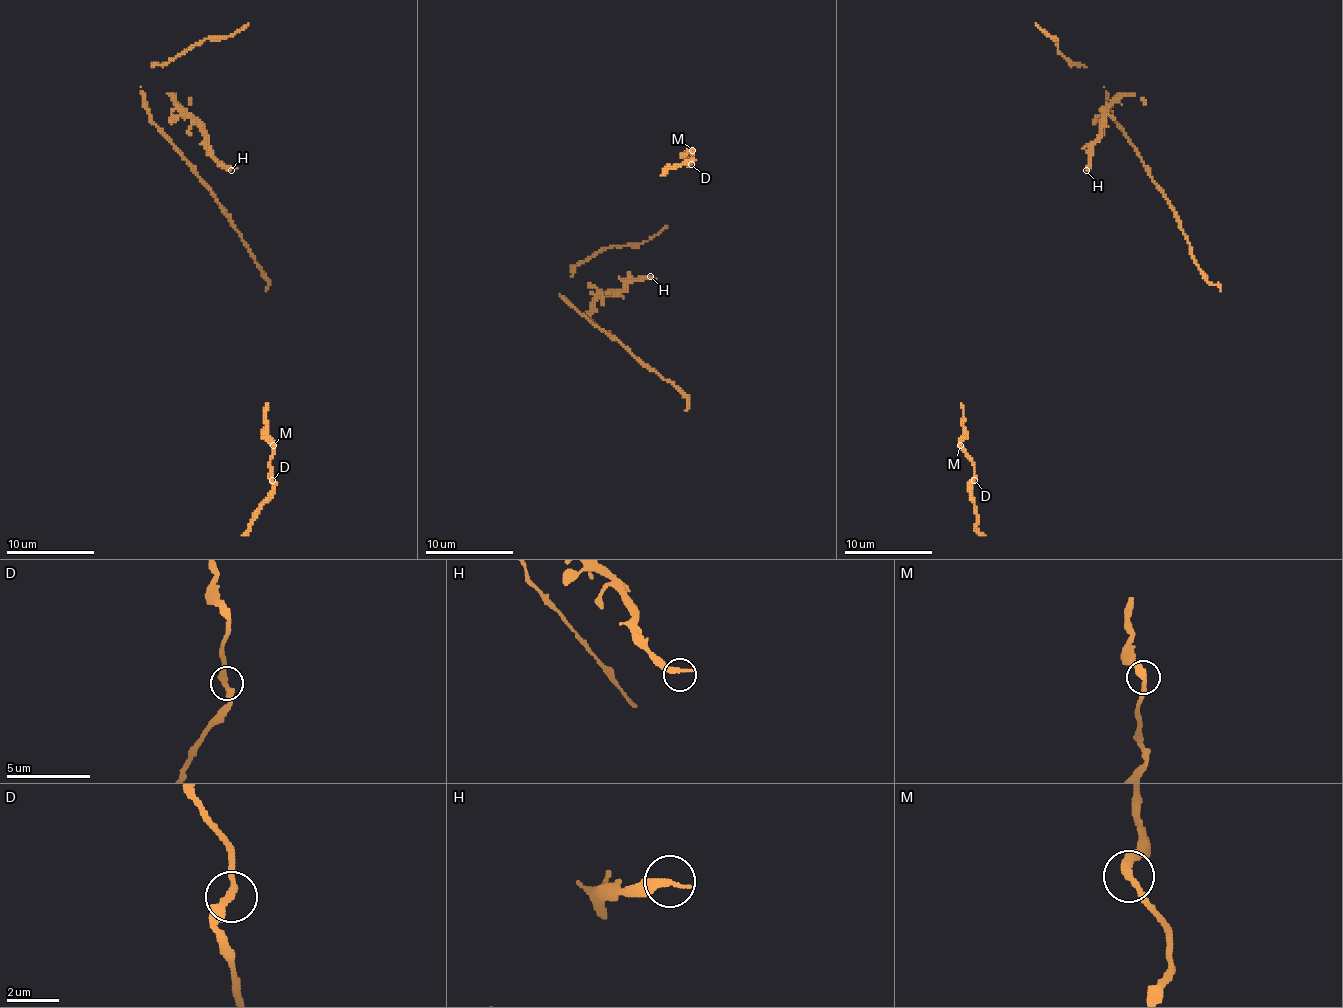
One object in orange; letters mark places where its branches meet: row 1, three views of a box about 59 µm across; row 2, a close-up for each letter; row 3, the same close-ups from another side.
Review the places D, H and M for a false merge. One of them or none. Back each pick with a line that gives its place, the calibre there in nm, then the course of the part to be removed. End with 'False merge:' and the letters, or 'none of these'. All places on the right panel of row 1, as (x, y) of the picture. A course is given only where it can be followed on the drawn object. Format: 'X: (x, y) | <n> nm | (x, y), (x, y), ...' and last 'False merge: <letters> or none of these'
False merge: none of these

